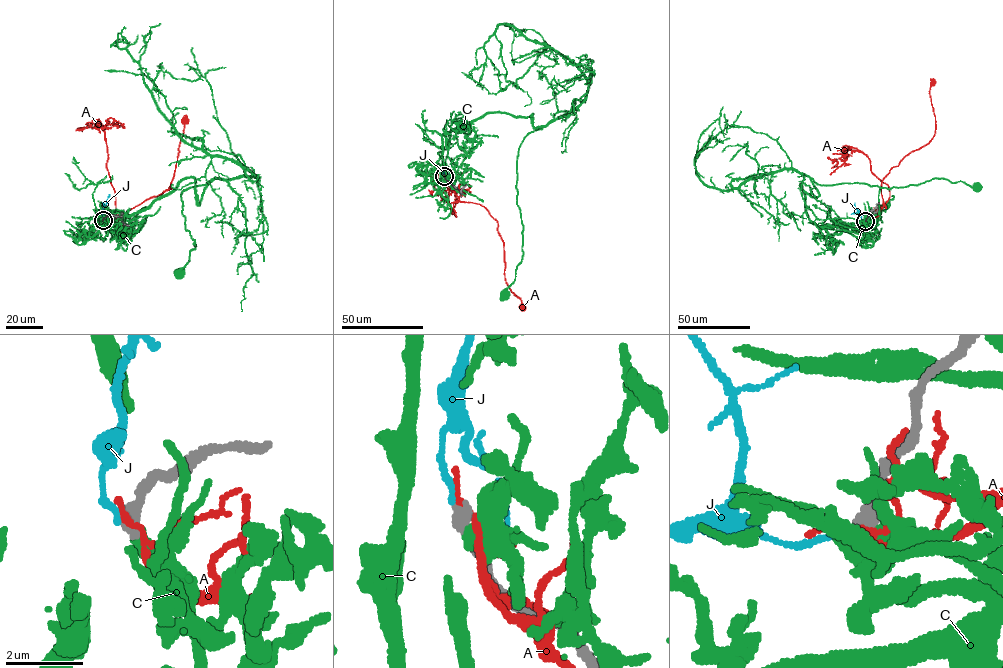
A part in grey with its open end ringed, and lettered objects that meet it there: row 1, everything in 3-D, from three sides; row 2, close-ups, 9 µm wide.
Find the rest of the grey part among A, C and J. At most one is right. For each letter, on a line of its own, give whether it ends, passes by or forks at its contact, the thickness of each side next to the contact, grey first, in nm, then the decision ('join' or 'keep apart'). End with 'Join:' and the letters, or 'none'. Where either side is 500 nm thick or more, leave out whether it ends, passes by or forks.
A: it passes by; calibres 380 and 130 nm; keep apart
C: it ends; calibres 400 and 440 nm; keep apart
J: it ends; calibres 360 and 140 nm; keep apart
Join: none

